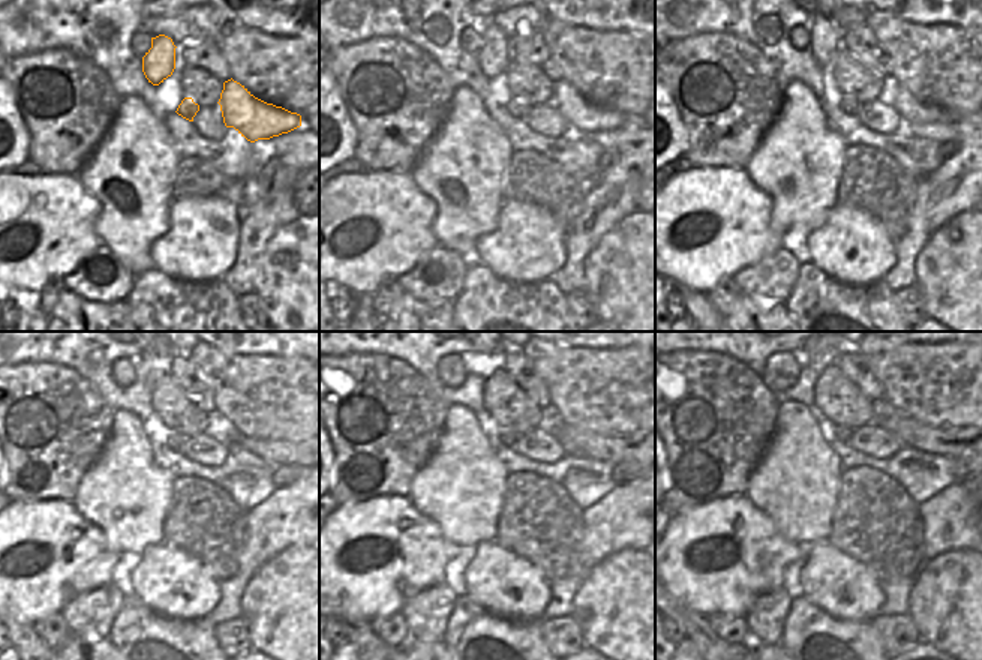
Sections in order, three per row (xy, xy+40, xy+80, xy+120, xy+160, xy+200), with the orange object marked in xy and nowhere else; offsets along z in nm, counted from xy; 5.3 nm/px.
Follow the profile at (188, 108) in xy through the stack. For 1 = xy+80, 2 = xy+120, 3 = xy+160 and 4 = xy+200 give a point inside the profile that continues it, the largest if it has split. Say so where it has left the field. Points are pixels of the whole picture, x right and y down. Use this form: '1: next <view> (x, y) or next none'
1: next xy+80 (850, 107)
2: next xy+120 (174, 443)
3: next xy+160 (508, 441)
4: next xy+200 (838, 438)

